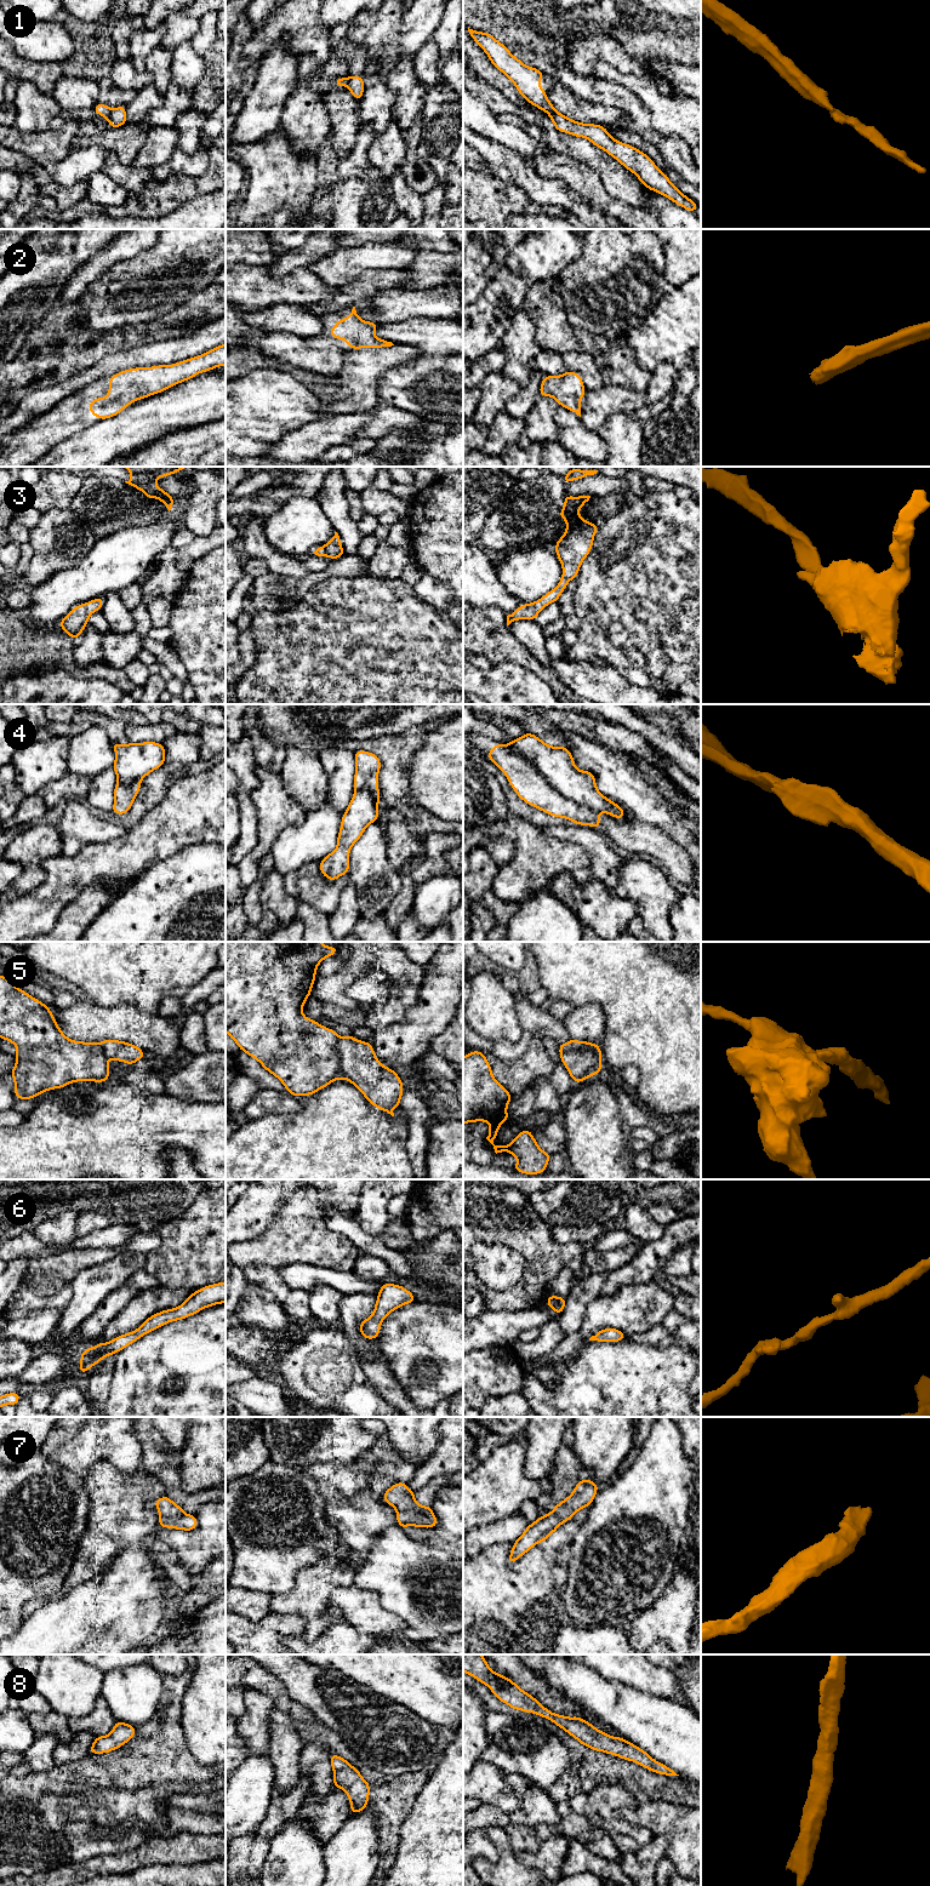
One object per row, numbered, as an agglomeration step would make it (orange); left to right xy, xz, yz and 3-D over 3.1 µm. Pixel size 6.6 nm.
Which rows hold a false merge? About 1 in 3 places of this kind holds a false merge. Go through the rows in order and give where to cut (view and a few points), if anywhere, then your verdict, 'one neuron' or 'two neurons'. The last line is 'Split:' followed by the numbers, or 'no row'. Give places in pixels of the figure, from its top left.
1: cut in xz along (349, 76), (346, 84); two neurons
2: no cut; one neuron
3: no cut; one neuron
4: cut in yz along (502, 746), (520, 755), (562, 794), (597, 813); two neurons
5: cut in xz along (338, 1038), (337, 1053), (340, 1075), (342, 1078); two neurons
6: no cut; one neuron
7: no cut; one neuron
8: no cut; one neuron
Split: 1, 4, 5

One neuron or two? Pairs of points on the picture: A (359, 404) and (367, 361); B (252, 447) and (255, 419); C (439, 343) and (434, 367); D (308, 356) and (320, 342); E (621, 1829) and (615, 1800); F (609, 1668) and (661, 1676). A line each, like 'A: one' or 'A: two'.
A: one
B: one
C: two
D: two
E: one
F: one

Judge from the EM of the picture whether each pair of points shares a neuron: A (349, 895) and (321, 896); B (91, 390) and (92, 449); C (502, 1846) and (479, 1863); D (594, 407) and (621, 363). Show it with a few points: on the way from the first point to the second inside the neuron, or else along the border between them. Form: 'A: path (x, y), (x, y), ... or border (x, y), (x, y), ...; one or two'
A: border (349, 881), (341, 892), (337, 908), (329, 915); two
B: border (118, 413), (102, 418), (67, 438); two
C: path (502, 1855), (502, 1859), (496, 1866), (488, 1866); one
D: border (604, 383), (622, 386), (635, 392); two

